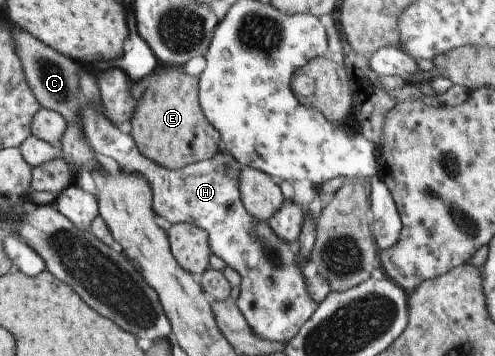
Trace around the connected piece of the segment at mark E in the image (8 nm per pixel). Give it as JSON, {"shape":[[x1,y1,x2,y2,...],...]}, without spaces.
{"shape":[[159,65,155,82,136,98,135,114,128,125,139,152,163,168,180,169,210,159,219,152,222,138,201,110,199,77,185,73,181,66]]}

